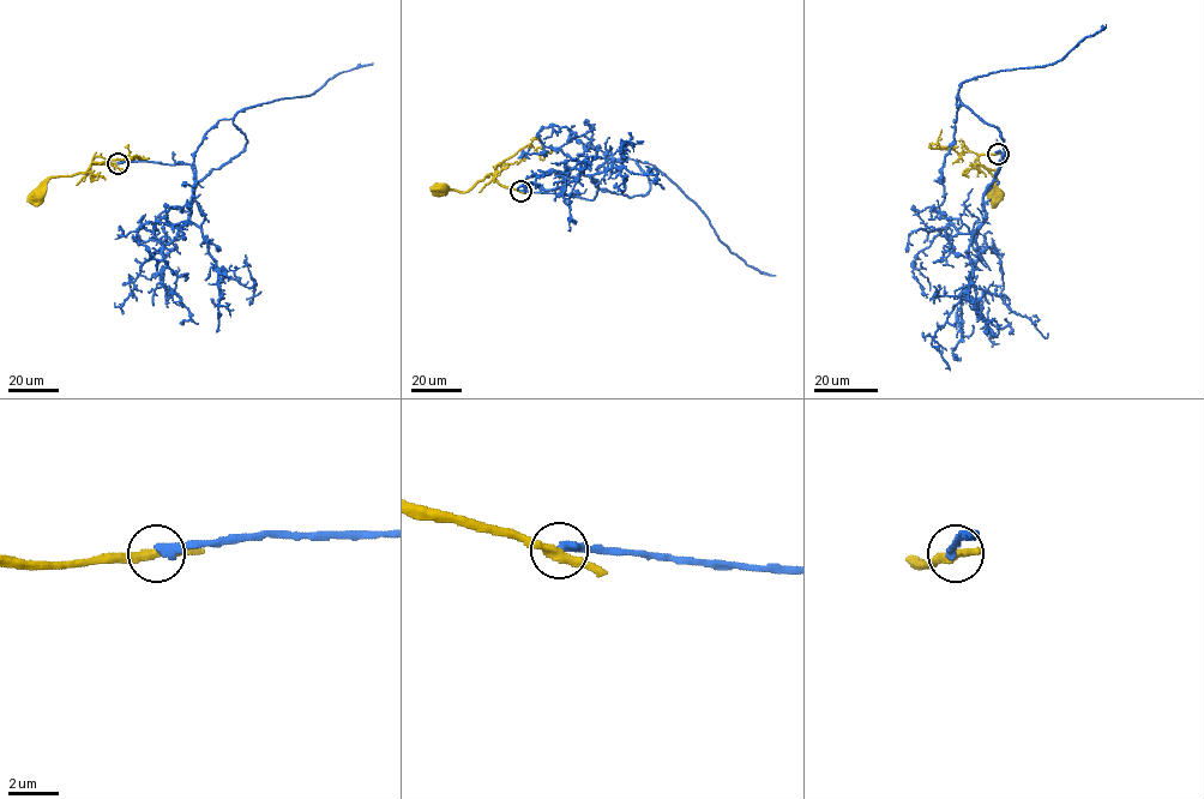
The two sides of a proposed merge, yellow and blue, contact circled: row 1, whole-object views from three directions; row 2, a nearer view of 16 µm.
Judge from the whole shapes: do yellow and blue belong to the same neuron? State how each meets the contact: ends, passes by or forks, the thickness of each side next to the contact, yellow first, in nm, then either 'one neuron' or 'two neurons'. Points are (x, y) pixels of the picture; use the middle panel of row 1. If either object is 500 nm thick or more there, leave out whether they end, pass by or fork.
yellow passes by; blue ends there; 320 nm thick on the yellow side, 380 nm on the other; two neurons

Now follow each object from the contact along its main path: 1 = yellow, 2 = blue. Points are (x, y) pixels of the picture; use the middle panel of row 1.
1: (521, 191), (503, 186), (492, 174), (465, 191), (437, 186), (439, 188)
2: (521, 191), (645, 196), (649, 178), (636, 162), (646, 162), (696, 204), (733, 253), (775, 275)

